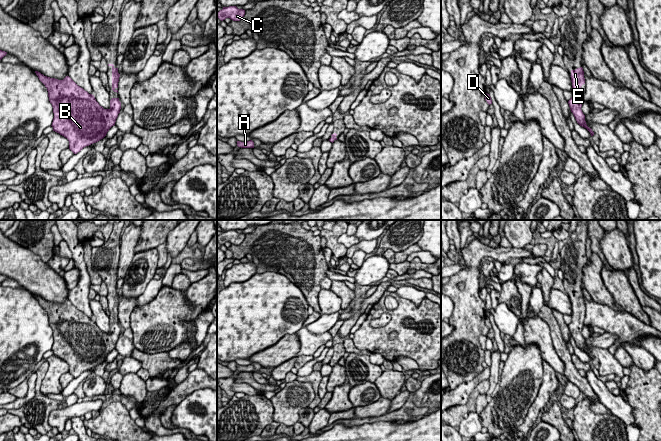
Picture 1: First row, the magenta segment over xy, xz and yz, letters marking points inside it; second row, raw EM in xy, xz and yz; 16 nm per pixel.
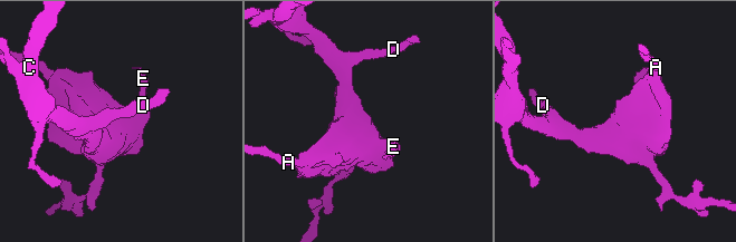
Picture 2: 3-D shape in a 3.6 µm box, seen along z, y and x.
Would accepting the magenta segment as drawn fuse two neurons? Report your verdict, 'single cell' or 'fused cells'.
single cell

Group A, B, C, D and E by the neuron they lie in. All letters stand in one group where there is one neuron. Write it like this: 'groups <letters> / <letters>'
groups A B C D E

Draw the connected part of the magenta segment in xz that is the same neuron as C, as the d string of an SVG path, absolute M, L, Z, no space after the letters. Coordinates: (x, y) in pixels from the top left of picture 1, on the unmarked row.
M236 230L223 231L222 234L217 236L217 241L223 245L230 242L233 245L240 245L245 239L245 234L238 233Z

